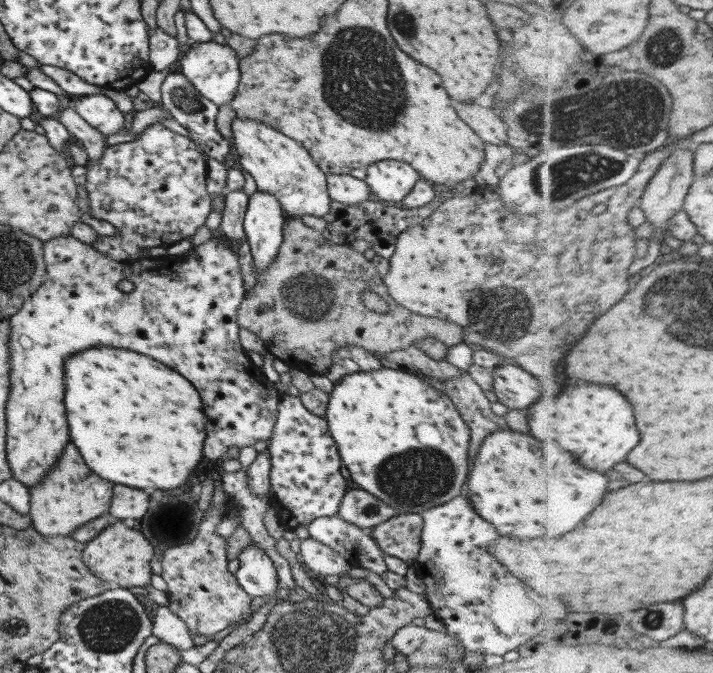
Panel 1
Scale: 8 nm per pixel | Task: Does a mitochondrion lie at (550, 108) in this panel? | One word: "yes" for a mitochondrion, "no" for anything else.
yes

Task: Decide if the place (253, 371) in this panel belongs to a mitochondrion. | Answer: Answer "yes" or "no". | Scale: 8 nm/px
no

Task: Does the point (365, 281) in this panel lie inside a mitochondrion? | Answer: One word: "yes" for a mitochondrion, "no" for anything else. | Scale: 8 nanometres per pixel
no

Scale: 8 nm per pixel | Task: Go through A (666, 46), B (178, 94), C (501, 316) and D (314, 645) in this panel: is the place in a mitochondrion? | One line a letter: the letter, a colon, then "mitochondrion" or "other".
A: mitochondrion
B: mitochondrion
C: mitochondrion
D: mitochondrion

